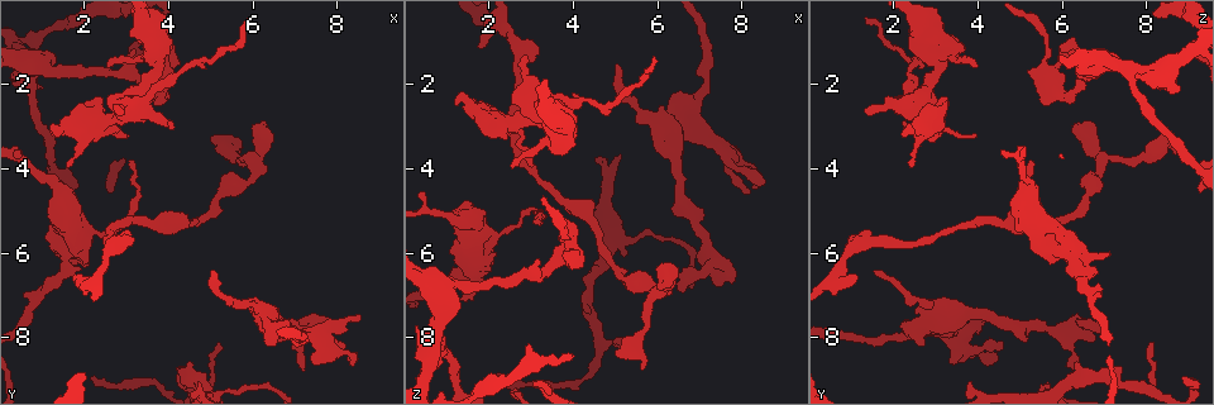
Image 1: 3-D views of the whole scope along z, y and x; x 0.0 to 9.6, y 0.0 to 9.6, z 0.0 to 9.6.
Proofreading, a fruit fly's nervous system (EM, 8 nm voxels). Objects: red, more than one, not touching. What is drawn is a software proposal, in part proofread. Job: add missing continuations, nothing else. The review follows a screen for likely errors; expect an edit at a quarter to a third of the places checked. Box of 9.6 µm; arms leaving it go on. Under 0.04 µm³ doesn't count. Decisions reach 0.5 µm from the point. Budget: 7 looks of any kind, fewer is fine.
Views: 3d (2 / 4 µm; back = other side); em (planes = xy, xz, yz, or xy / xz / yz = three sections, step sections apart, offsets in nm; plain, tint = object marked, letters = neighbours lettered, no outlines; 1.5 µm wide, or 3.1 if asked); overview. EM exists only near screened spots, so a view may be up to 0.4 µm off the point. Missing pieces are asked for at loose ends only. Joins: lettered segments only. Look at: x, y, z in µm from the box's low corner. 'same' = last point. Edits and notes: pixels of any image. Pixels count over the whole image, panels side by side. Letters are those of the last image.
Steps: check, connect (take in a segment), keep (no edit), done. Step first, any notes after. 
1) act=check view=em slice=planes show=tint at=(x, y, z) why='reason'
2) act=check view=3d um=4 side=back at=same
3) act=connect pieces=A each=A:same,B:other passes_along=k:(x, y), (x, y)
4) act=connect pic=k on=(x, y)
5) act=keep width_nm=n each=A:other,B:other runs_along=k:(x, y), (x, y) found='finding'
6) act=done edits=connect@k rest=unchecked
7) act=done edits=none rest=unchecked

act=check view=3d um=4 at=(5.25, 8.20, 8.10) why='thin end'

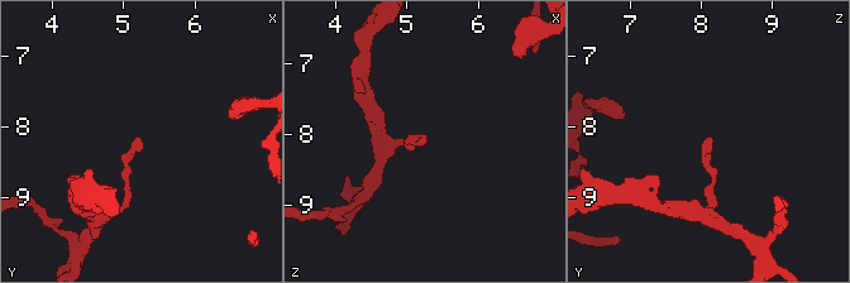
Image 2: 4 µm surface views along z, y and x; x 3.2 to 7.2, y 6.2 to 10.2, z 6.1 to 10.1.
act=check view=em slice=planes show=letters at=(5.25, 8.20, 8.10) why='shape alone is not enough'

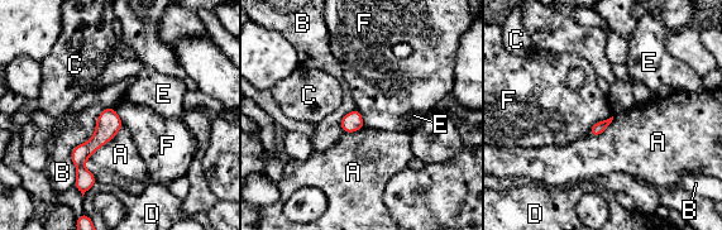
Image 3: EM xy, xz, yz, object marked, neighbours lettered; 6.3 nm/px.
act=keep width_nm=80 each=A:other,B:other,C:other,D:other,E:other,F:other border=3:(612, 115), (598, 120), (588, 135) found='none of them fits'

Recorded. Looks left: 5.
act=check view=em slice=planes show=letters at=(7.25, 8.80, 6.25) why='free end'

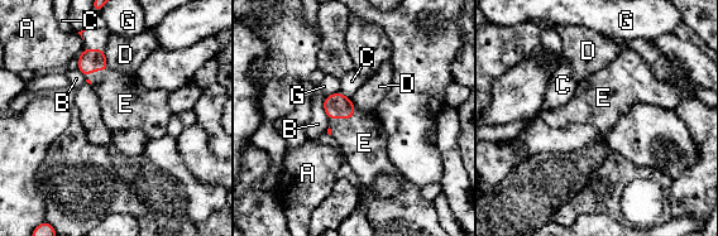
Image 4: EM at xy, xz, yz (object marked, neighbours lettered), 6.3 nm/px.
act=connect pieces=E longest_contact=E:190nm each=A:other,B:other,C:other,D:other,E:same,G:other found='the neuron continues'

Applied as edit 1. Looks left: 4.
act=check view=overview why='redraw'

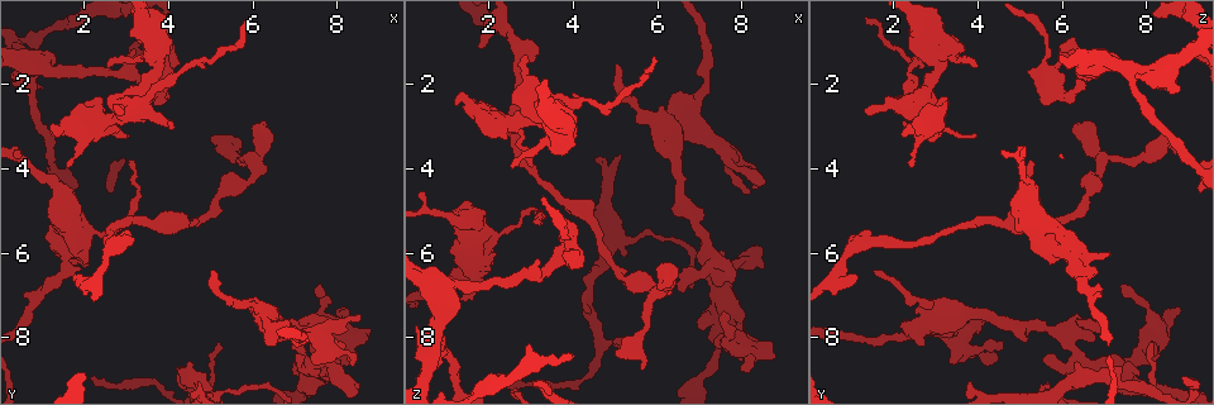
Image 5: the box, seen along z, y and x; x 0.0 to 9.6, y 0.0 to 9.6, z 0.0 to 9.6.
act=check view=3d um=2 at=(1.35, 5.95, 7.15) why='free end'

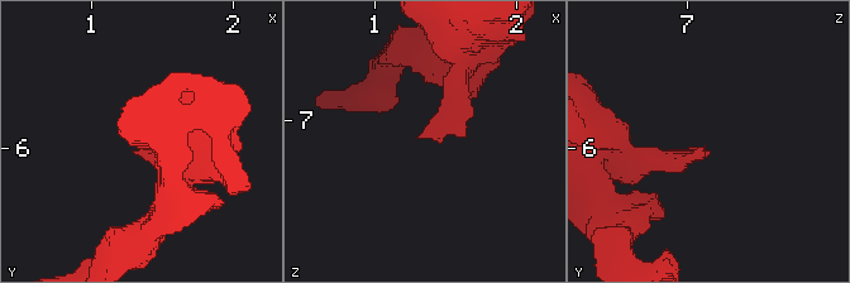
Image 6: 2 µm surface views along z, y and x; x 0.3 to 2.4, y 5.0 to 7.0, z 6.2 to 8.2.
act=check view=em slice=xy step=8 show=tint at=(1.34, 6.04, 7.14)

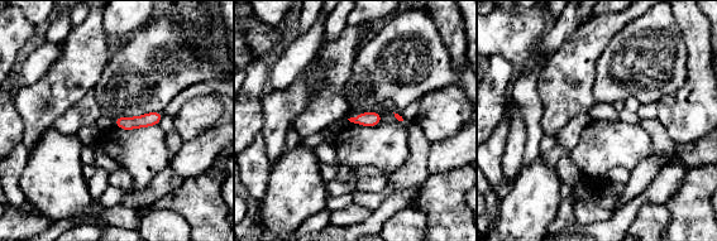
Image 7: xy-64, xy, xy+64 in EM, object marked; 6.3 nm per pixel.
act=check view=em slice=yz step=8 show=letters at=same why='cut it another way'

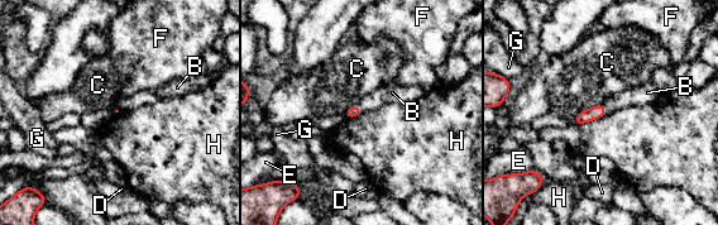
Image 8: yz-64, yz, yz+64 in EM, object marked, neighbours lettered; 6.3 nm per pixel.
act=connect pieces=B each=B:same,C:other,D:other,E:other,F:other,G:other,H:other found='the neuron continues'

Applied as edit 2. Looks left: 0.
act=done edits=connect@4,connect@8 rest=unchecked

